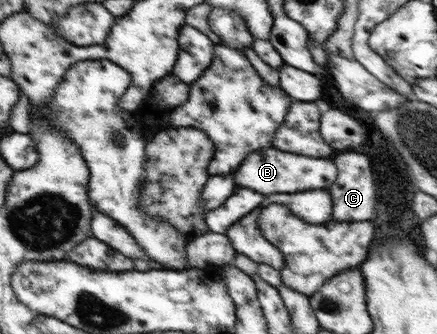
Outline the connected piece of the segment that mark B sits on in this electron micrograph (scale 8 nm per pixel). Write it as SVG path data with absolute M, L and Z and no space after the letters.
M272 146L250 153L233 175L237 187L246 187L260 194L298 193L332 187L336 181L336 165L332 158L300 157L296 153L280 152Z

